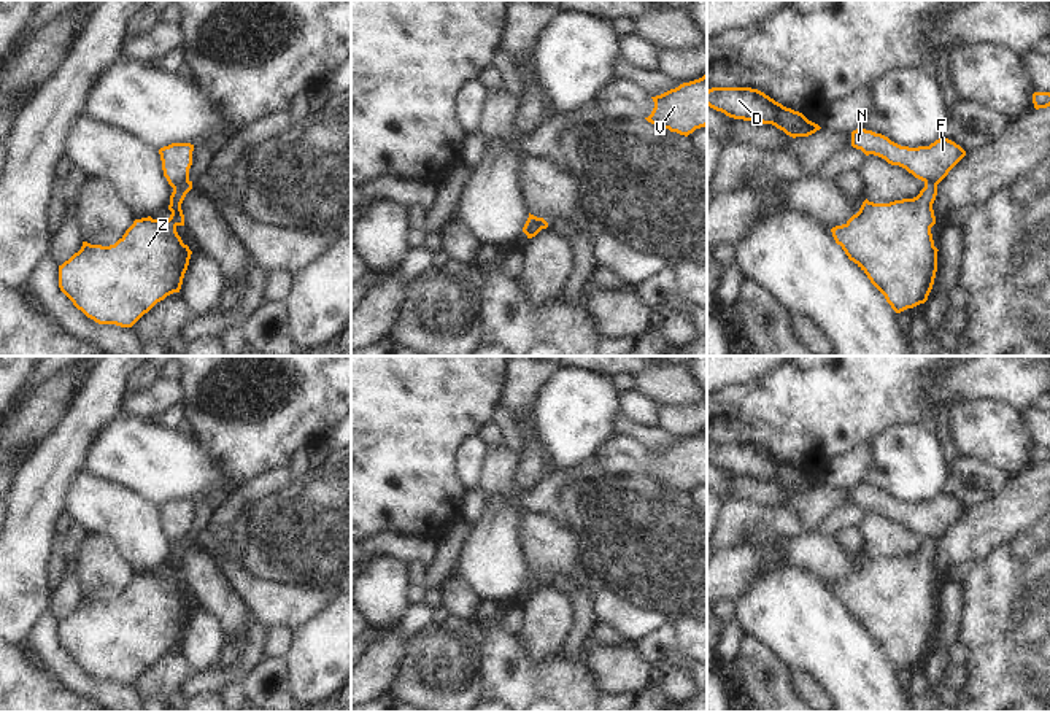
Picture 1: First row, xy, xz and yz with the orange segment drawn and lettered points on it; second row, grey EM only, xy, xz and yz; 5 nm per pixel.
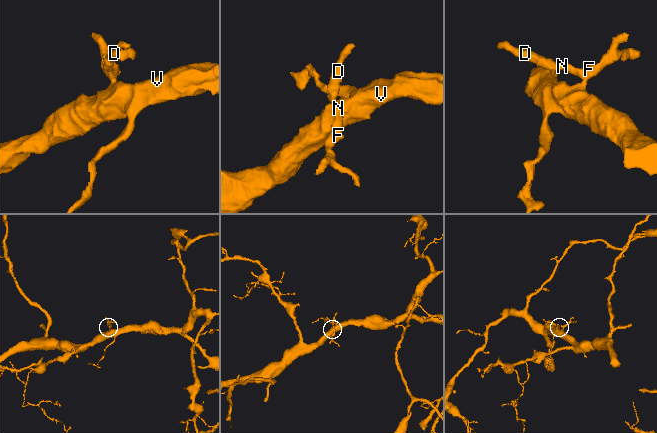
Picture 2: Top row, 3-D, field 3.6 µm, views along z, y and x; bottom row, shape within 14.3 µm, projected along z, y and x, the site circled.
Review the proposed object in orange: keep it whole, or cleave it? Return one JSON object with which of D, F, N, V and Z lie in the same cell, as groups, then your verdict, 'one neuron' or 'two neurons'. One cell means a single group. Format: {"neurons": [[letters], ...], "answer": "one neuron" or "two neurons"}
{"neurons": [["D", "F", "N"], ["V", "Z"]], "answer": "two neurons"}

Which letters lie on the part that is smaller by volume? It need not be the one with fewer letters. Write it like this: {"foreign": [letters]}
{"foreign": ["D", "F", "N"]}

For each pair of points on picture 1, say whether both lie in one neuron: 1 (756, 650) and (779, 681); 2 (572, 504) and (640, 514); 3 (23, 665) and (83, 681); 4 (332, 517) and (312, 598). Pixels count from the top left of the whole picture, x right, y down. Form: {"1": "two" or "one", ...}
{"1": "one", "2": "one", "3": "two", "4": "two"}

